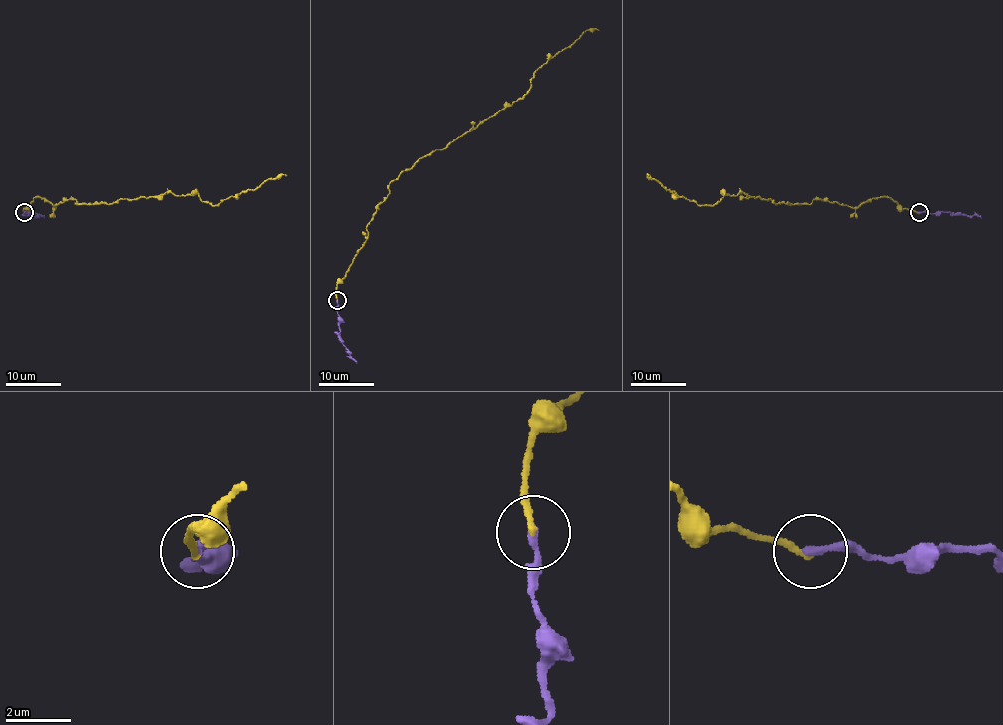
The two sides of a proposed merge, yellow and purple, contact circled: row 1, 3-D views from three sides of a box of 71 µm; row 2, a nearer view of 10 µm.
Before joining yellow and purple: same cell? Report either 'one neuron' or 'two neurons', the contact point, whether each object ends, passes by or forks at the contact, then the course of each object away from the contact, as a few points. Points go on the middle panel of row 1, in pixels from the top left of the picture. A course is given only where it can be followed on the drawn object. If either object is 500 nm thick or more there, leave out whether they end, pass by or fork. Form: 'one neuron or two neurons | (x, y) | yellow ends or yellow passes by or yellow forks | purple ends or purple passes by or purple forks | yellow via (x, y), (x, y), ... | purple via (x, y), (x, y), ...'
two neurons | (337, 300) | yellow ends | purple ends | yellow via (337, 301), (337, 284), (389, 184), (510, 106), (543, 65), (585, 31), (598, 30) | purple via (337, 301), (340, 341), (357, 363)

